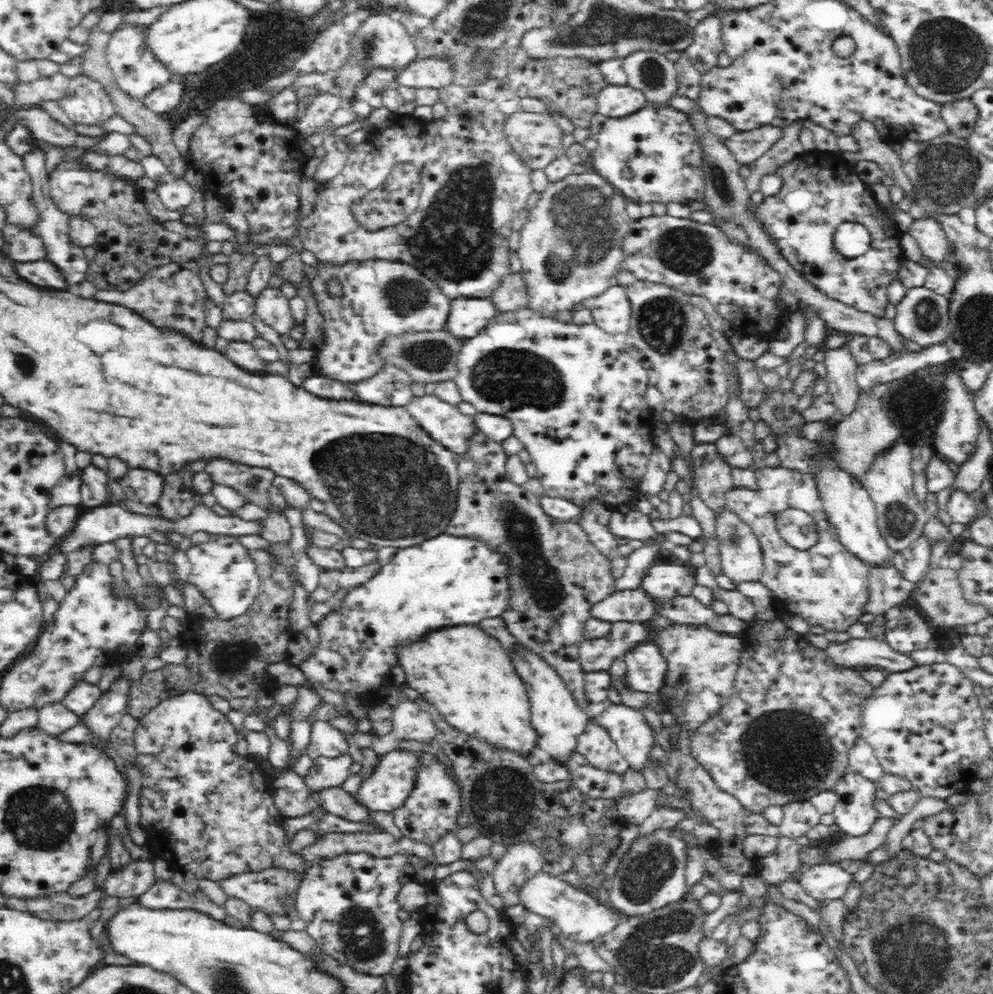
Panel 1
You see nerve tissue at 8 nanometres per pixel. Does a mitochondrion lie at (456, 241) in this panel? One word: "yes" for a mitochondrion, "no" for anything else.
yes

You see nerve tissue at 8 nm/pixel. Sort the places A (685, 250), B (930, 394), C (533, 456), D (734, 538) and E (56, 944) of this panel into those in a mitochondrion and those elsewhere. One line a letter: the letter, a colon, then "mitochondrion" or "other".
A: mitochondrion
B: other
C: other
D: mitochondrion
E: other

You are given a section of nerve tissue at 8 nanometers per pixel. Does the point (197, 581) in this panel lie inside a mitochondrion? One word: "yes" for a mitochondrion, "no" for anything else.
no

